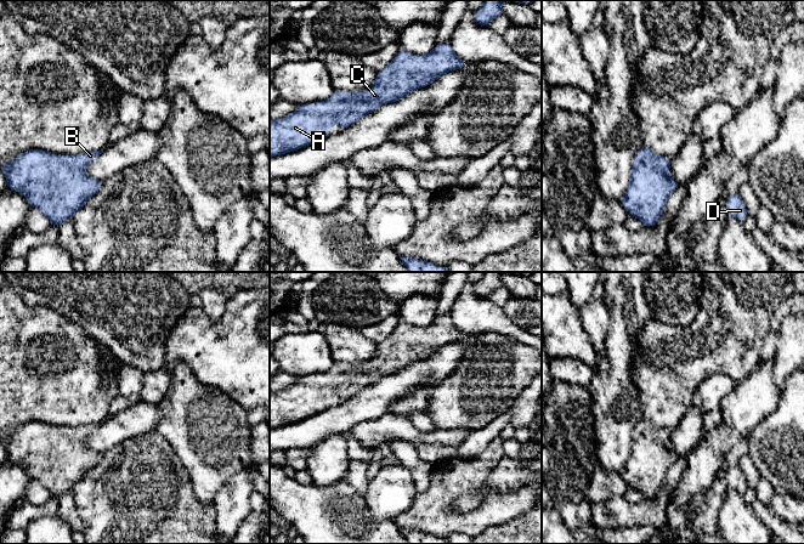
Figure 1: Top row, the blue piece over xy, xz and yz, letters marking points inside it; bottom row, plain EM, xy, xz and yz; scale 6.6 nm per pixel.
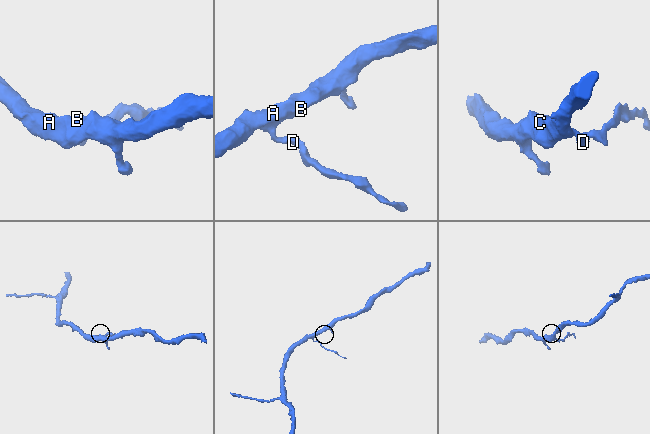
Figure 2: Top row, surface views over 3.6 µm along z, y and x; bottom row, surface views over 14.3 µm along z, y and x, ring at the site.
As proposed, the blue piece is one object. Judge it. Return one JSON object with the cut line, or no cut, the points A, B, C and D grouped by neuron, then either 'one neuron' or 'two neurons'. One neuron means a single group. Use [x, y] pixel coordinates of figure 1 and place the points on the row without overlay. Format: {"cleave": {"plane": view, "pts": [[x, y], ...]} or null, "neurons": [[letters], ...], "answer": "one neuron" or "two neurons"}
{"cleave": null, "neurons": [["A", "B", "C", "D"]], "answer": "one neuron"}

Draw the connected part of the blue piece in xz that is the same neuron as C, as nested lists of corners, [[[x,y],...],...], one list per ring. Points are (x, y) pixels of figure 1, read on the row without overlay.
[[[451,314],[436,317],[423,328],[400,321],[366,363],[334,362],[327,373],[300,376],[285,390],[270,392],[270,430],[328,409],[334,395],[346,401],[380,378],[400,373],[468,335],[455,328]]]

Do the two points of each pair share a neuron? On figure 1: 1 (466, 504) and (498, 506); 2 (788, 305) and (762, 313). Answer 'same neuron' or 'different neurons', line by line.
1: different neurons
2: different neurons

